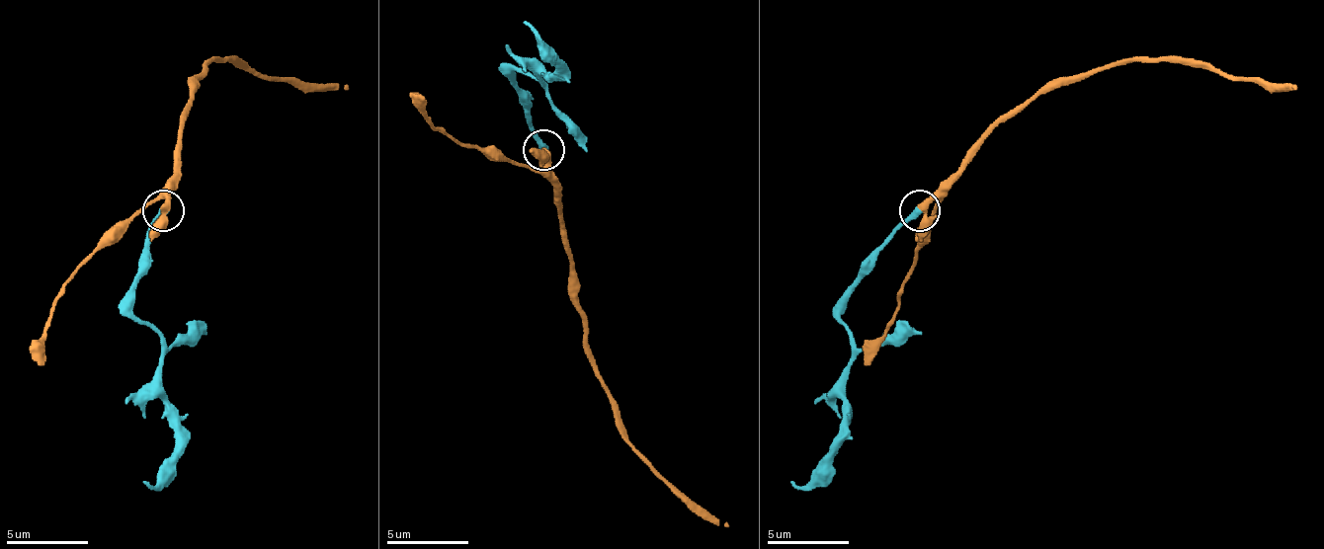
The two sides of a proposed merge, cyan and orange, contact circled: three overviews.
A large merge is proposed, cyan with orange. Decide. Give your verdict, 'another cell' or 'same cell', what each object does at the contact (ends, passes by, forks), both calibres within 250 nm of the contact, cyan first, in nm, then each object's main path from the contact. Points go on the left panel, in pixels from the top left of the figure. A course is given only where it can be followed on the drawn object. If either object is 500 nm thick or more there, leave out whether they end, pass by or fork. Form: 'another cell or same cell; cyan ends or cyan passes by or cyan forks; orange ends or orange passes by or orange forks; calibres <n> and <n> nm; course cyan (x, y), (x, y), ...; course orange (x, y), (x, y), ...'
same cell; cyan ends; orange passes by; calibres 400 and 420 nm; course cyan (162, 209), (133, 312), (162, 341), (162, 403), (174, 464), (154, 485), (141, 481); course orange (162, 209), (191, 99), (191, 86), (211, 61), (236, 61), (269, 78), (339, 82), (347, 90)

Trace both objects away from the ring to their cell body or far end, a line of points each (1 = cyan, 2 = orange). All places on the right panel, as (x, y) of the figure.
1: (919, 209), (894, 234), (840, 312), (853, 341), (836, 452), (803, 485), (791, 481)
2: (919, 209), (1034, 99), (1091, 74), (1140, 61), (1199, 61), (1231, 78), (1288, 82), (1297, 90)

